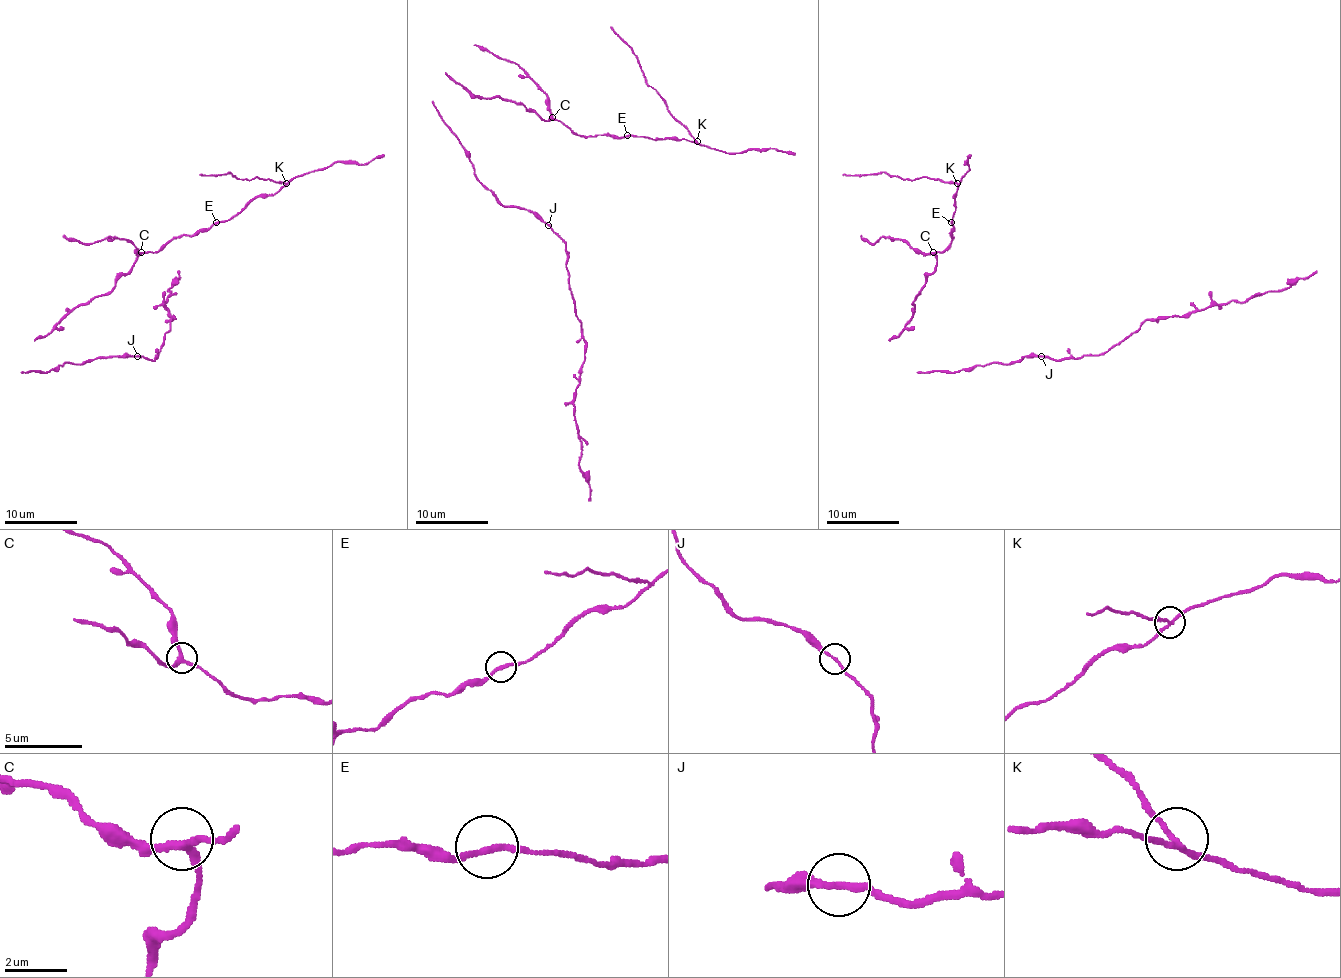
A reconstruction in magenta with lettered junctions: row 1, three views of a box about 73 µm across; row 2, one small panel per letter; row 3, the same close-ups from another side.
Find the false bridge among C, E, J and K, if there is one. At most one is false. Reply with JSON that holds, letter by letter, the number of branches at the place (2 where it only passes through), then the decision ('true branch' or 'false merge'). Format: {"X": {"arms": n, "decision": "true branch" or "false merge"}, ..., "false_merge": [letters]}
{"C": {"arms": 3, "decision": "true branch"}, "E": {"arms": 2, "decision": "true branch"}, "J": {"arms": 2, "decision": "true branch"}, "K": {"arms": 3, "decision": "false merge"}, "false_merge": ["K"]}

